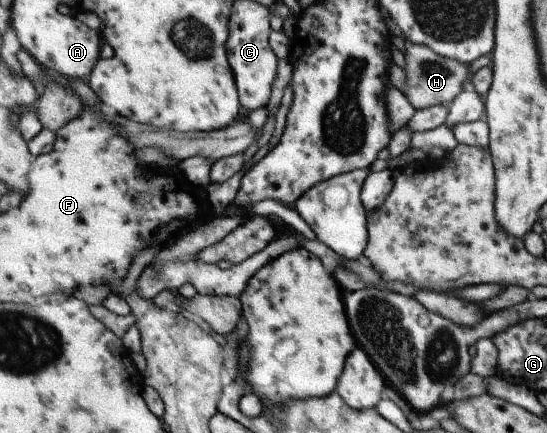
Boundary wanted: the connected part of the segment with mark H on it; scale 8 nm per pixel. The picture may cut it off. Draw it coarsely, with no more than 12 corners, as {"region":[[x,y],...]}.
{"region":[[408,49],[404,95],[416,110],[450,105],[468,64]]}

